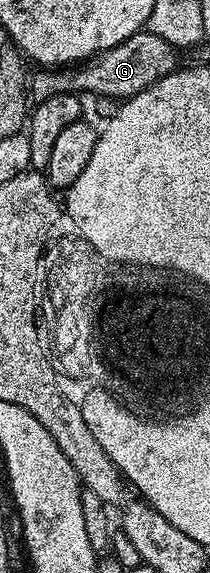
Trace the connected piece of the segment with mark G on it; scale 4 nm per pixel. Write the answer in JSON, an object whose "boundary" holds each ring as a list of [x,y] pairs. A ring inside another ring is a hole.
{"boundary":[[[147,30],[132,34],[132,38],[125,39],[119,46],[110,47],[97,56],[83,61],[80,65],[65,68],[40,68],[29,75],[28,95],[33,105],[43,104],[49,98],[60,93],[86,92],[95,97],[123,100],[130,99],[140,92],[154,85],[160,78],[177,69],[177,49],[173,44],[163,40],[160,36]]]}

